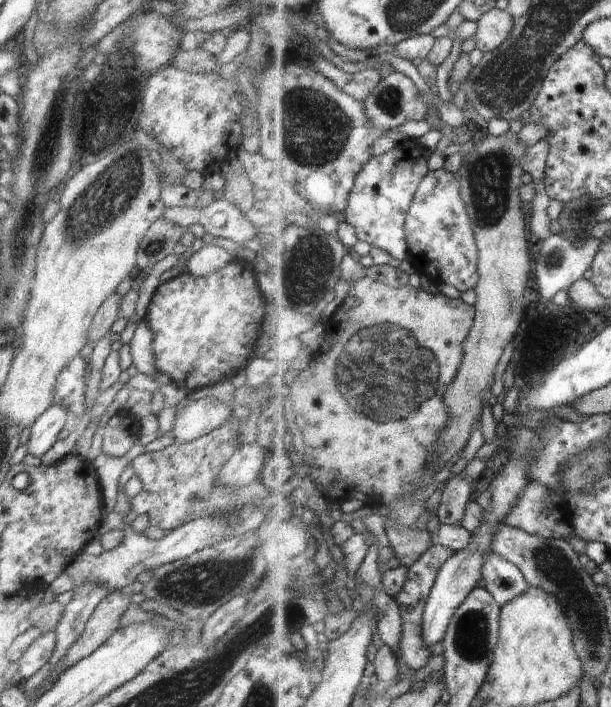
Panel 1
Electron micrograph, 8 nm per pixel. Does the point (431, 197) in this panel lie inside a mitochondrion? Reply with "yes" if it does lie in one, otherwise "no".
no

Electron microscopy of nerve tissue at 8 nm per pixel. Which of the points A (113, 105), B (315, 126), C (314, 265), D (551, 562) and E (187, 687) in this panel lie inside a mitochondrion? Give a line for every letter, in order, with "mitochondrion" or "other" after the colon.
A: mitochondrion
B: mitochondrion
C: mitochondrion
D: mitochondrion
E: mitochondrion

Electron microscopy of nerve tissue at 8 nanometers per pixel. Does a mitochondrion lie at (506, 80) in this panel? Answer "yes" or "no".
yes

